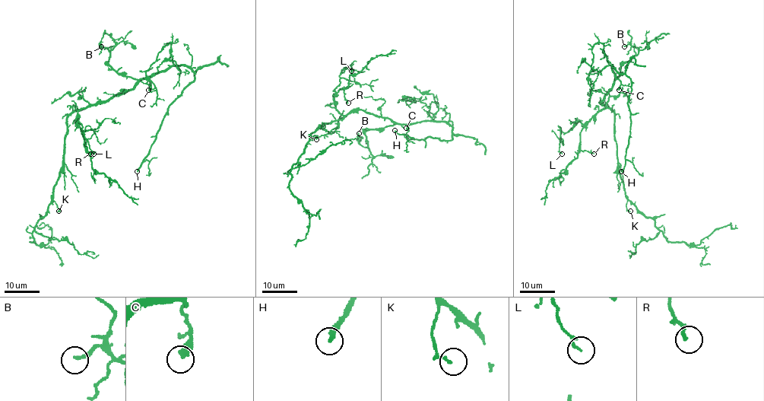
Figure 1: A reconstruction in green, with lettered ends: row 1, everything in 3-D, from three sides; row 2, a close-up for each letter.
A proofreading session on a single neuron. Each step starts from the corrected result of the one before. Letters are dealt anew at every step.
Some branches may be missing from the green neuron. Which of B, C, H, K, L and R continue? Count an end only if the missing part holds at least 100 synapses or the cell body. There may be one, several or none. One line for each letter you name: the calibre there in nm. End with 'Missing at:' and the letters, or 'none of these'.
H: calibre 240 nm
Missing at: H

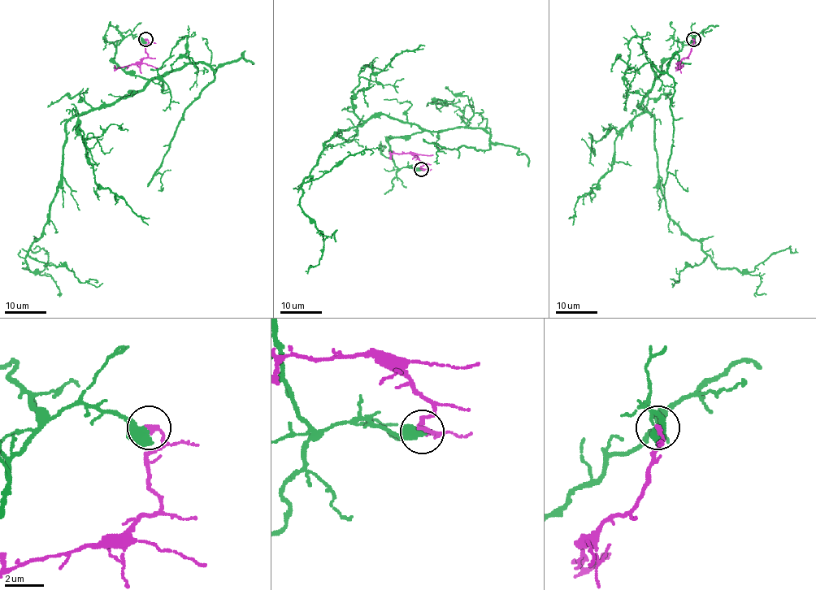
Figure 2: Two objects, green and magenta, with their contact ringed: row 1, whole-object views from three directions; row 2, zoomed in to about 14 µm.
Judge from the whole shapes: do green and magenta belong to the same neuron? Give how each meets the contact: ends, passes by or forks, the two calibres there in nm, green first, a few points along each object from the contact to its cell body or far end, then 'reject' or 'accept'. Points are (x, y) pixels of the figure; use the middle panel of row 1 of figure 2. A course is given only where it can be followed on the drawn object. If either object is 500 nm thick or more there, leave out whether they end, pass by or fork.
550/240 nm | green via (421, 169), (398, 168), (388, 140), (423, 130), (385, 114), (326, 141), (301, 185), (323, 238), (306, 271) | magenta via (421, 169), (423, 170), (421, 167), (423, 164), (414, 154), (393, 153), (389, 159) | accept

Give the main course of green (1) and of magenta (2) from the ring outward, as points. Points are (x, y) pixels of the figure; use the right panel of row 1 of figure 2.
1: (693, 40), (665, 60), (639, 105), (654, 122), (666, 214), (718, 267), (751, 272), (796, 249)
2: (693, 40), (688, 56), (684, 57), (677, 67), (683, 65)

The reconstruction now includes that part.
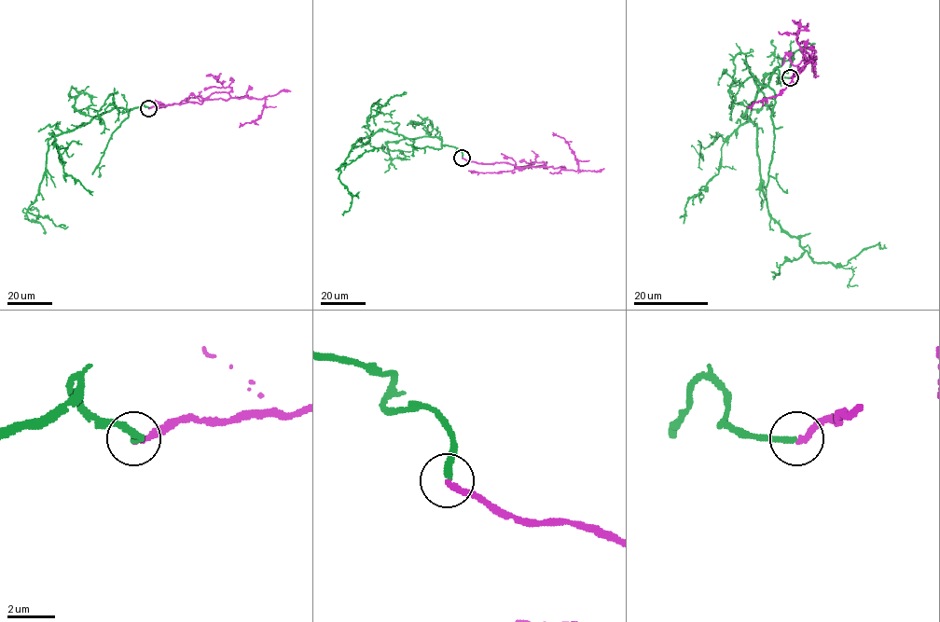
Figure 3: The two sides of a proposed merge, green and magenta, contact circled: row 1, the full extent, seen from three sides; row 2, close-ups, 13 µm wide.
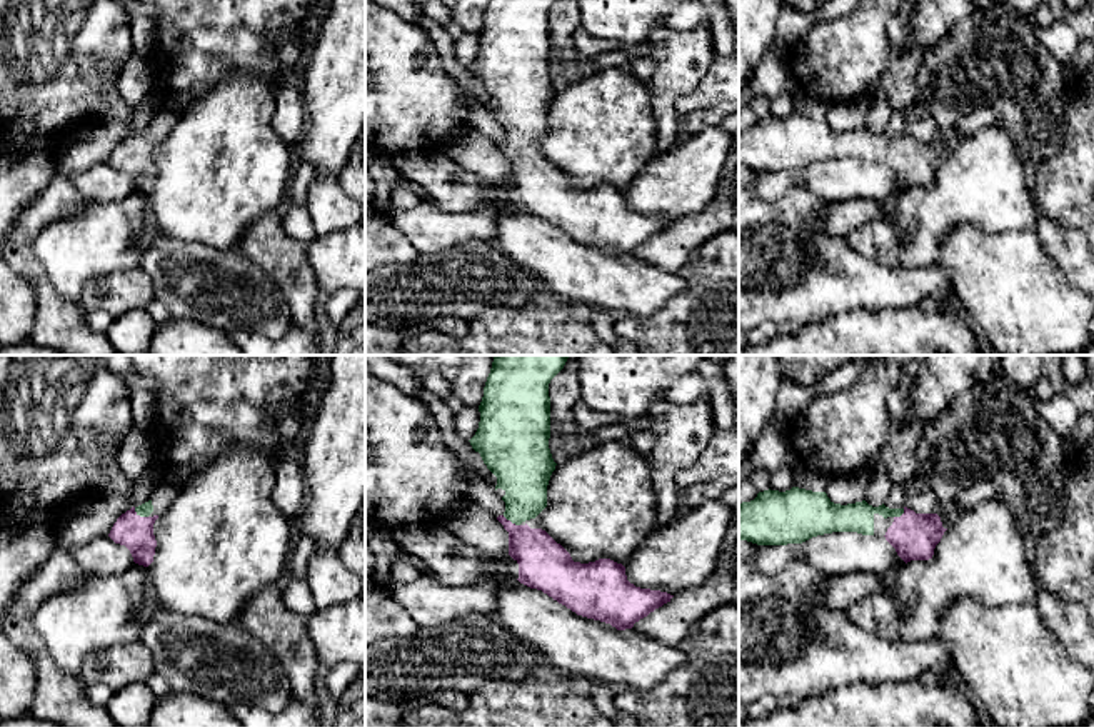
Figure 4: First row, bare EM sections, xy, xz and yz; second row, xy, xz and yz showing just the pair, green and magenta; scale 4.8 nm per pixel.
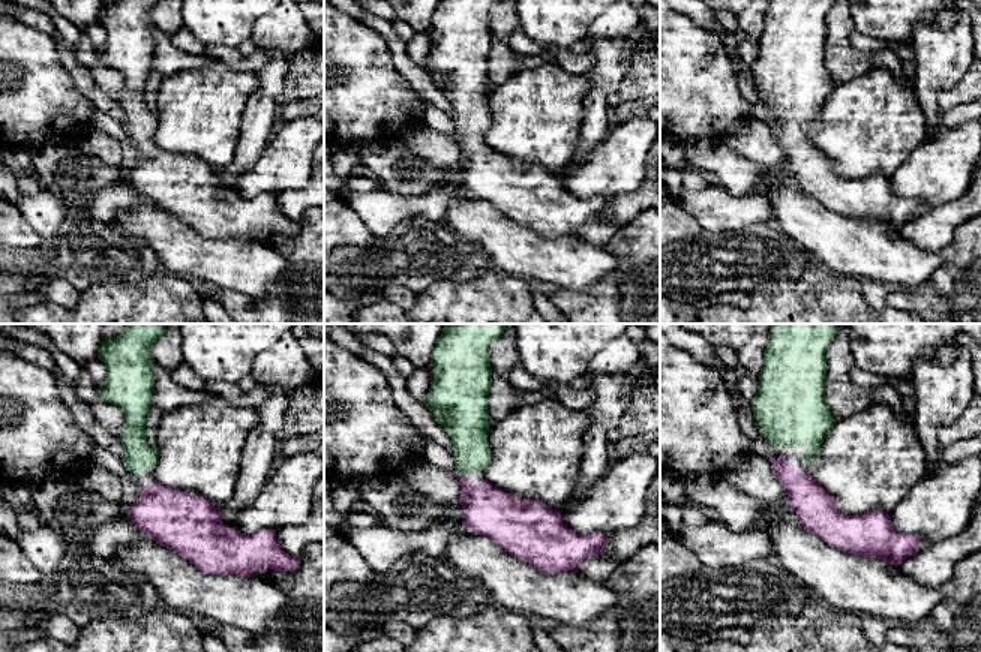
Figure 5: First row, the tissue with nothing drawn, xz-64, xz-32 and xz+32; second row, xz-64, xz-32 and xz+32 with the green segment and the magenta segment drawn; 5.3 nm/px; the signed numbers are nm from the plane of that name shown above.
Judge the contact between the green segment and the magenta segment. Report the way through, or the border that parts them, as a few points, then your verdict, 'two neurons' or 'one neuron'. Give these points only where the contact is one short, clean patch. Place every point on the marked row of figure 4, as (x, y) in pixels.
way xy (145, 509), (140, 516), (135, 532); one neuron

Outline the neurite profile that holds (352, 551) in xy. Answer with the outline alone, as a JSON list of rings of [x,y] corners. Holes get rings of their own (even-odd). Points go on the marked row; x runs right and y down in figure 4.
[[[365,504],[352,519],[347,537],[337,552],[347,569],[365,584]]]

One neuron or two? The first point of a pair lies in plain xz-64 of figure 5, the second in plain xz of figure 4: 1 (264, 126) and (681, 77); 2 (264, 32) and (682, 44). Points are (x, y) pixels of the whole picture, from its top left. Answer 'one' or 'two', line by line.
1: one
2: two

